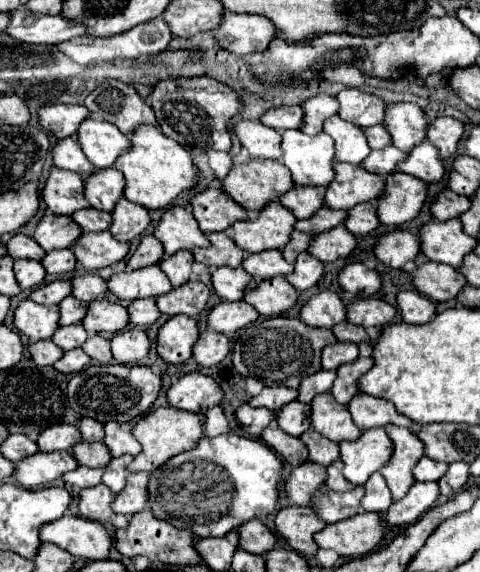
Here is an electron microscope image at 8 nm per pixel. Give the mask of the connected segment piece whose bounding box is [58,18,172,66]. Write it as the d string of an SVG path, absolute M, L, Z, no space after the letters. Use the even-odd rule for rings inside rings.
M154 18L146 24L138 24L136 28L130 28L126 34L116 34L116 36L108 36L108 38L94 38L94 36L82 36L82 38L74 38L66 44L60 44L58 48L62 52L66 52L66 56L70 56L74 62L78 64L104 64L104 62L112 62L114 58L122 58L122 60L130 60L130 58L142 58L142 56L150 56L150 54L158 54L164 52L168 48L172 40L172 32L170 26L162 20L162 18Z

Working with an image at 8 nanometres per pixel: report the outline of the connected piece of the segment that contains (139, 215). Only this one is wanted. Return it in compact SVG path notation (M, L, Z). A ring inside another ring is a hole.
M124 196L116 202L112 212L112 226L108 232L122 242L130 242L134 236L140 236L150 224L150 214L144 206L138 206Z

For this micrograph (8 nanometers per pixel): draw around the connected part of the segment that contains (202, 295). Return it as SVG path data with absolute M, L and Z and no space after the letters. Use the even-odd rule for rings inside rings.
M186 282L168 294L162 294L156 298L156 306L162 314L166 316L176 316L176 314L186 314L190 318L196 318L210 296L210 288L202 282Z

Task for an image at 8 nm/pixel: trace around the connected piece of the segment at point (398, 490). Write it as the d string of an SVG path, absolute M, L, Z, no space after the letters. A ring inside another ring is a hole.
M396 424L384 426L388 438L392 440L394 452L390 460L380 468L380 474L384 476L392 496L400 500L406 494L406 488L414 484L414 478L410 476L412 466L422 458L422 442L408 430Z

